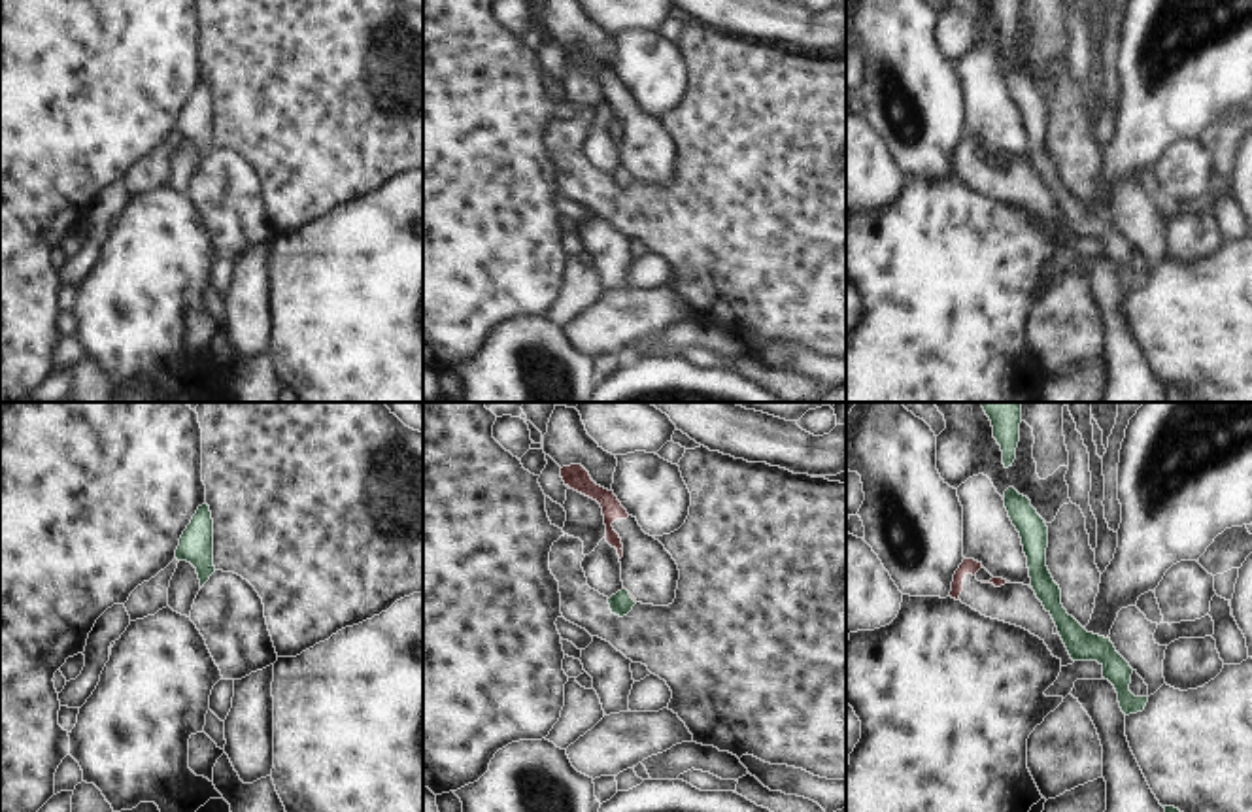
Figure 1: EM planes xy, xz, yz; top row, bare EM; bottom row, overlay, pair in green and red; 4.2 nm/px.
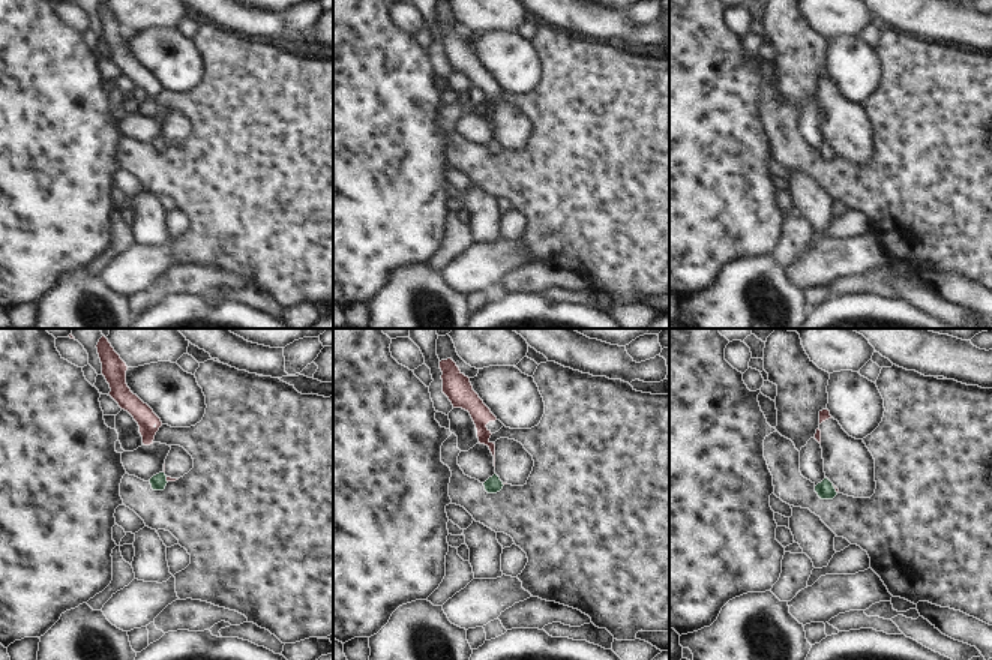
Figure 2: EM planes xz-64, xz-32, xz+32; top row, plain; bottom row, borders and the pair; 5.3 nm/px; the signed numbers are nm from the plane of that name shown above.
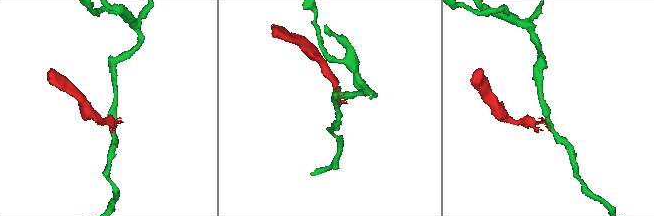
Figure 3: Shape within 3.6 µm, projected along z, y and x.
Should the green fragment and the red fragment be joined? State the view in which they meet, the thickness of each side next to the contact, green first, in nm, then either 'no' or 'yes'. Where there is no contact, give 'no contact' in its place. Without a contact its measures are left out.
xz | 90/20 nm | no

